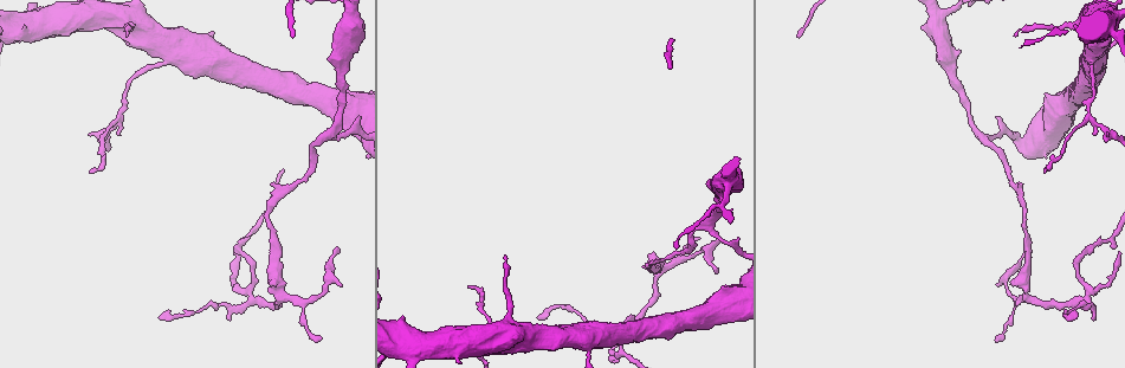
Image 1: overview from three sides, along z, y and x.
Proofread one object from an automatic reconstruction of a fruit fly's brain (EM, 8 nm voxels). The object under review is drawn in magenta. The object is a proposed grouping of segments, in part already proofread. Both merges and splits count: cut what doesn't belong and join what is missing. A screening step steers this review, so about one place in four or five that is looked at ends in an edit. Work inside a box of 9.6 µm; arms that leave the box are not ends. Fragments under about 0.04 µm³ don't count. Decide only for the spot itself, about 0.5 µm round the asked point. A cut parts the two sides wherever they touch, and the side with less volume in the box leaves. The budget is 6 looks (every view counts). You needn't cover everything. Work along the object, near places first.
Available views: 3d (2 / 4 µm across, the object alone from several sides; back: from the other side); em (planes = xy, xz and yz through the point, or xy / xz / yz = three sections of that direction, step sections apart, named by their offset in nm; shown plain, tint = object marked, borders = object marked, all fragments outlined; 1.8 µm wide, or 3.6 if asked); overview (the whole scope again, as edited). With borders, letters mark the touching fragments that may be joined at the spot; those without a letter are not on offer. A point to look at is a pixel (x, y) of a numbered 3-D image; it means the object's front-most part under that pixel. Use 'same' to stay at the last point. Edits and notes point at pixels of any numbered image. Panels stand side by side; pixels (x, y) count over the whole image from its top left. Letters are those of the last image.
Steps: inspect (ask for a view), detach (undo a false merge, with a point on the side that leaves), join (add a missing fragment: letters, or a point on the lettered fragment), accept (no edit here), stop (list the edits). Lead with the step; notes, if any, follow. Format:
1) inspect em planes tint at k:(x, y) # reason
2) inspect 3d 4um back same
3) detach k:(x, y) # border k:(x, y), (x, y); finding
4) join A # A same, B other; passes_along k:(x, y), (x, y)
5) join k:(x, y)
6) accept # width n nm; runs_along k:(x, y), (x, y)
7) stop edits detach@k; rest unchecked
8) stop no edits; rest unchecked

inspect em xz step 16 tint at 1:(982, 139) # three-way junction

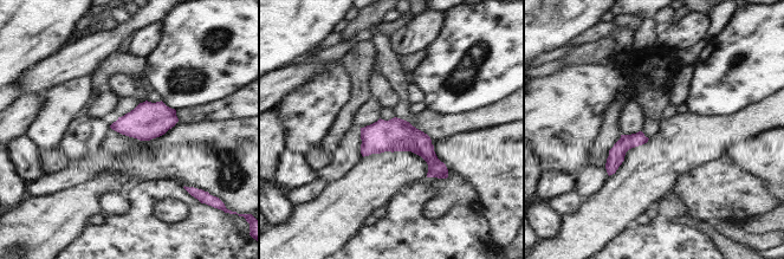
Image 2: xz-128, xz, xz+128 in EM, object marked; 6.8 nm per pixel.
inspect em planes borders same

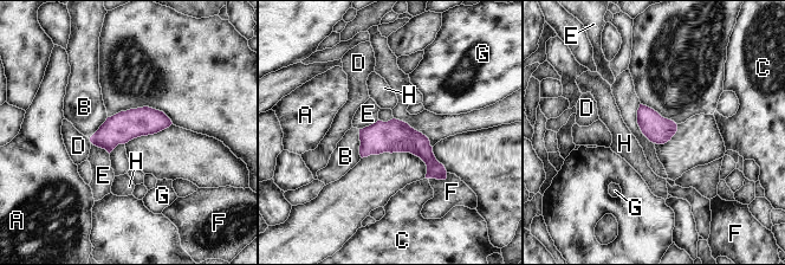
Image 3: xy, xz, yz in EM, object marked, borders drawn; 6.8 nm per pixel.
accept # width 190 nm; A other, B other, C other, D other, E other, F other, G other, H other; border 3:(378, 120), (359, 129); all the same neuron

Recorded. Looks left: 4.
inspect em yz step 8 tint at 1:(282, 295) # three-way junction

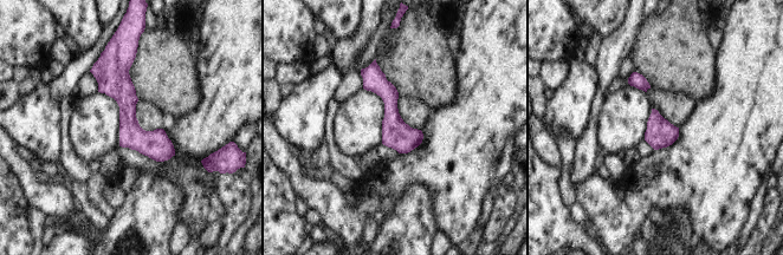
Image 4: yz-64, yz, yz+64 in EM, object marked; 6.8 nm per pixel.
inspect em planes borders same

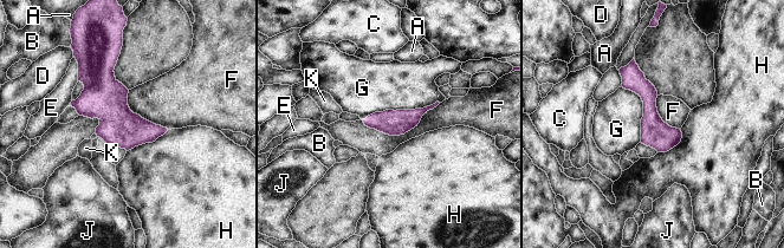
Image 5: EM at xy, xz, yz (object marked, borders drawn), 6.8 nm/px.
accept # A other, B other, C other, D other, E other, F other, G other, H other, J other, K other; runs_along 5:(633, 64), (663, 149); all the same neuron

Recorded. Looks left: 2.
inspect 3d 4um at 1:(252, 294) # sharp bend

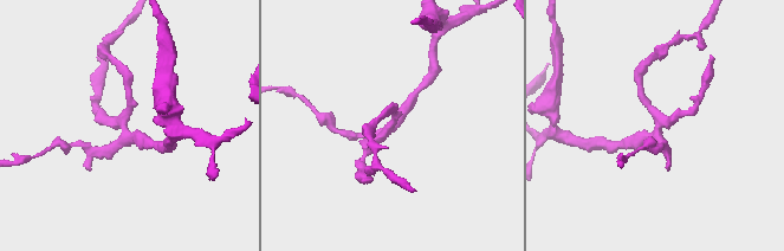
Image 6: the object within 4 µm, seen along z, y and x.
inspect em 3.6um planes borders at 6:(122, 132)

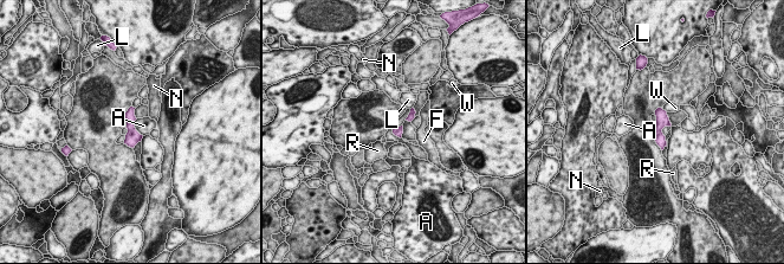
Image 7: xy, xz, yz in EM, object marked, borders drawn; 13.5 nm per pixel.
accept # A other, F other, L other, N other, R other, W other; all the same neuron

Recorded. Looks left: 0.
stop no edits; rest unchecked

